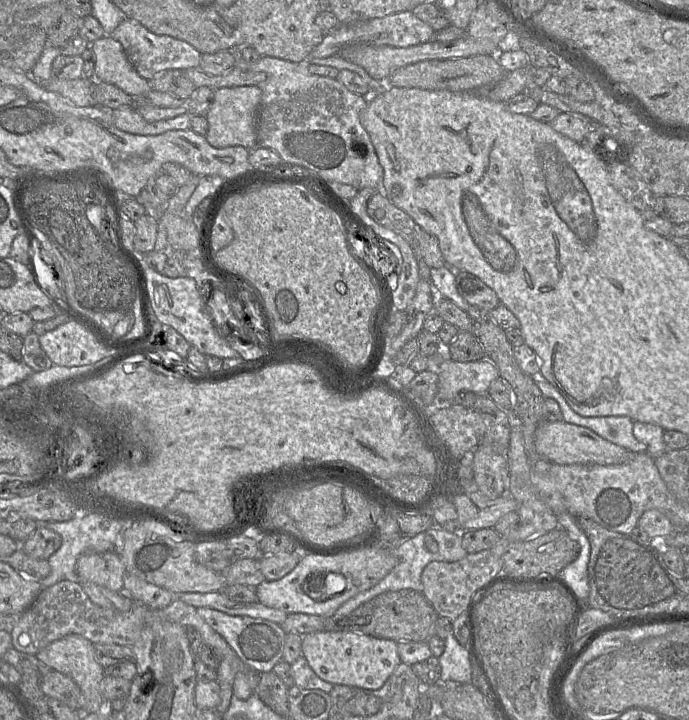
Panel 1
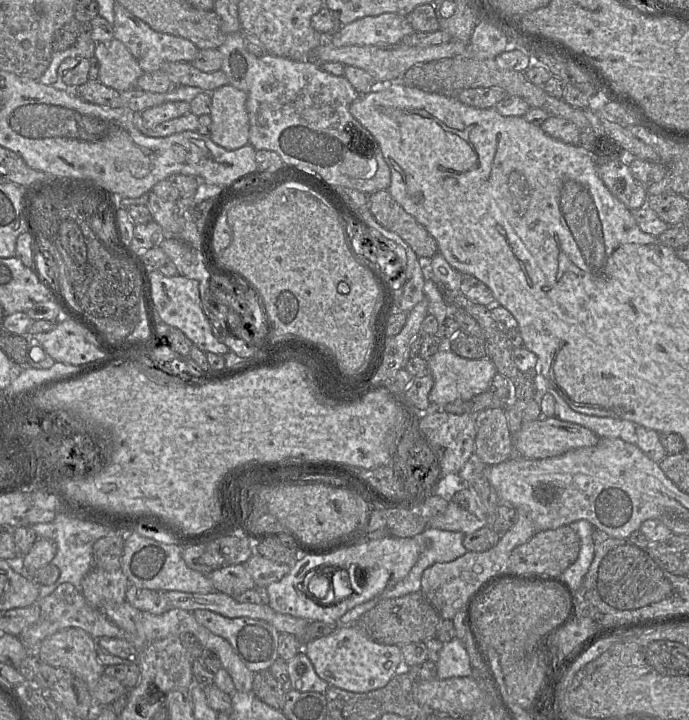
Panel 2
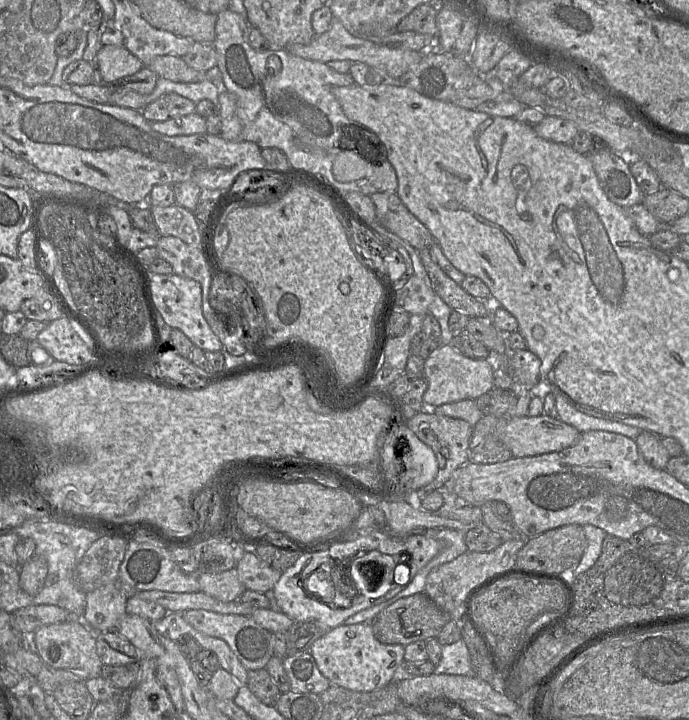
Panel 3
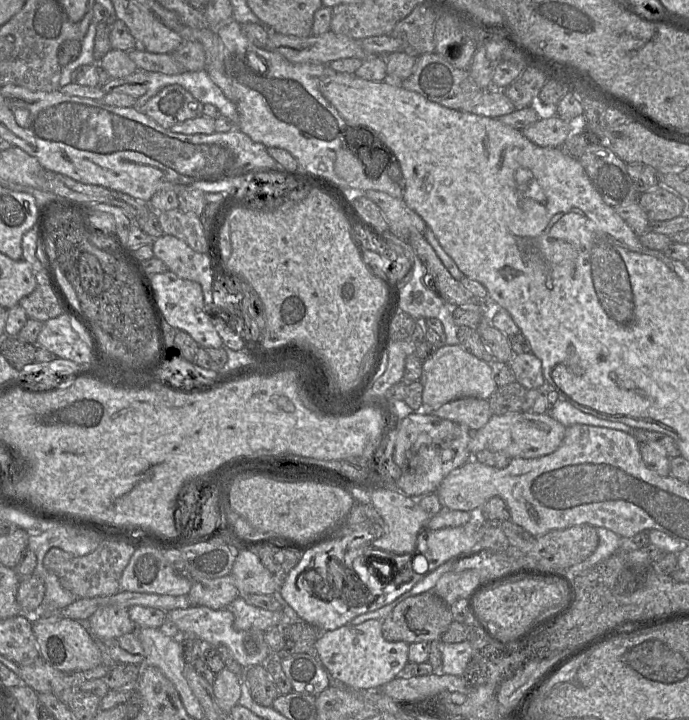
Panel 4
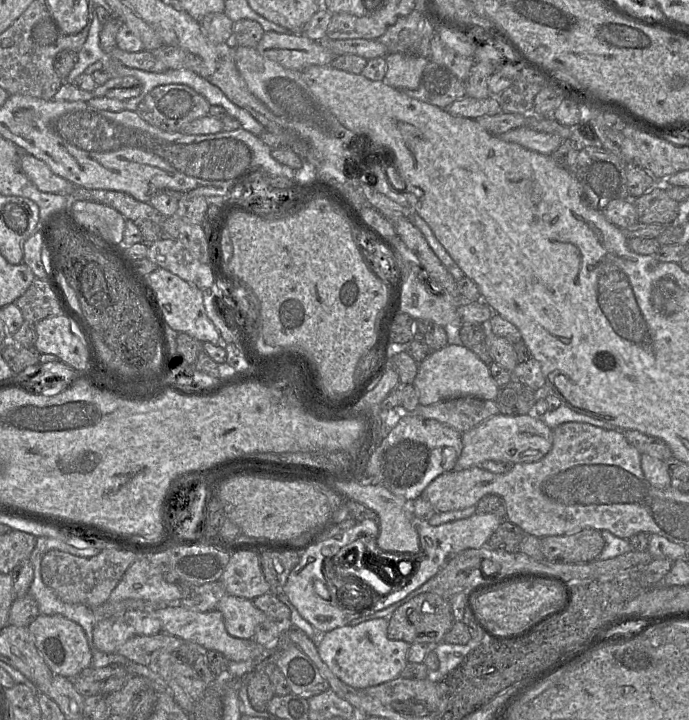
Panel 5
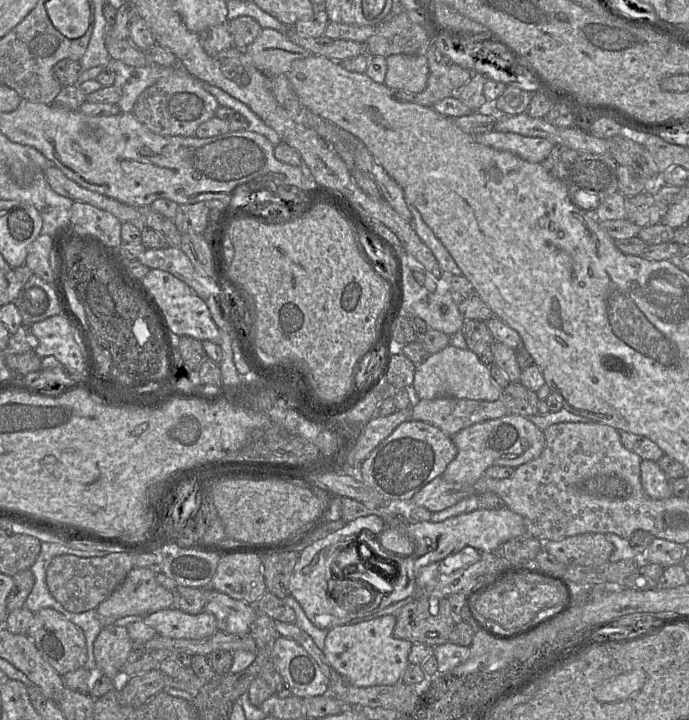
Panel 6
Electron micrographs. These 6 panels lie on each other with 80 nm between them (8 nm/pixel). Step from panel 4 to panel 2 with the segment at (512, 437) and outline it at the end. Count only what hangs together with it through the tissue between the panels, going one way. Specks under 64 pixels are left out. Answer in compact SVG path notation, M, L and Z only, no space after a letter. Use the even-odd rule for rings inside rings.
M542 416L535 421L523 421L520 430L513 435L517 456L527 459L555 457L572 449L594 446L599 438L590 429L576 423Z

